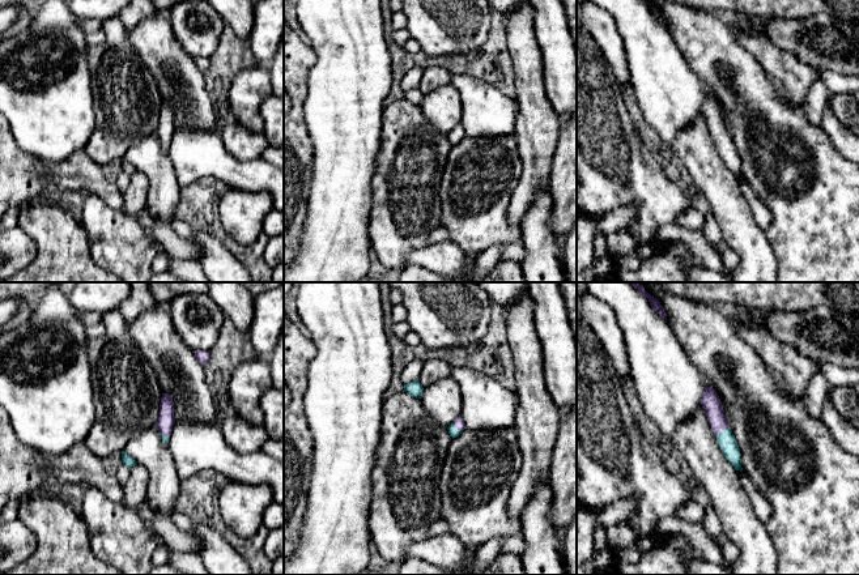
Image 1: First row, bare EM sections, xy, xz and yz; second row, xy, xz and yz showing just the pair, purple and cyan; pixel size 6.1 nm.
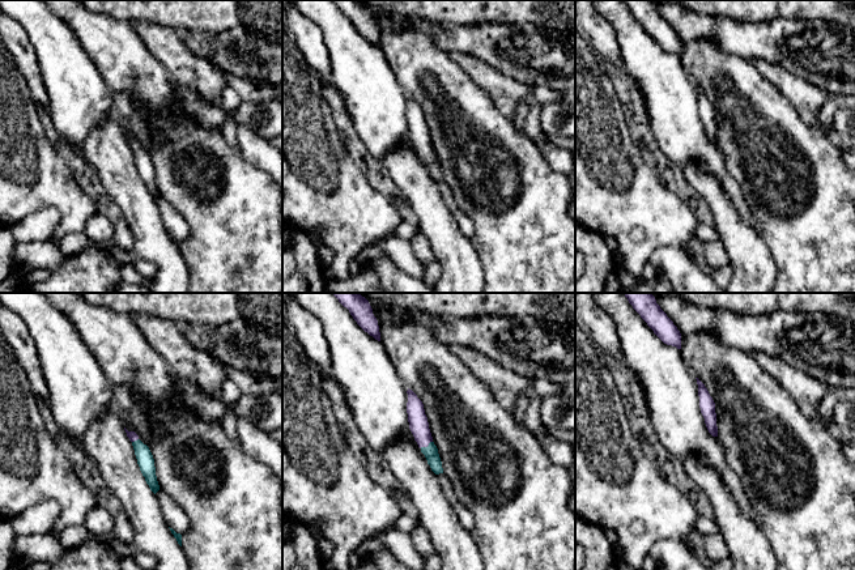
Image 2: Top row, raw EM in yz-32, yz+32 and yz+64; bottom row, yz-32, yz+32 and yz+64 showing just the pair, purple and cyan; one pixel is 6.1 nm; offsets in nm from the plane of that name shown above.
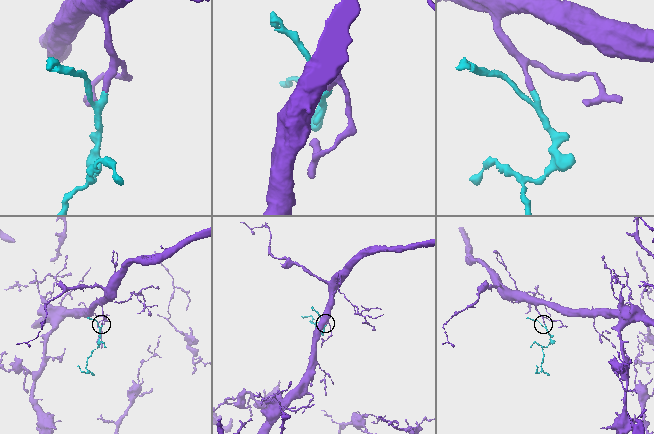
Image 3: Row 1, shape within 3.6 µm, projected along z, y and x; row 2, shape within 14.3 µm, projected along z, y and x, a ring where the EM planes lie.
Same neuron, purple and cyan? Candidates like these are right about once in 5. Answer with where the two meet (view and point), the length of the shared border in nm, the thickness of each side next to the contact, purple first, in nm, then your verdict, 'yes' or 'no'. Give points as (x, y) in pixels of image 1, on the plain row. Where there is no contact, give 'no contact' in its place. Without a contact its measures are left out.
meets purple in yz at (722, 137); contact 100 nm long; 120 nm thick on the purple side, 110 nm on the other; yes

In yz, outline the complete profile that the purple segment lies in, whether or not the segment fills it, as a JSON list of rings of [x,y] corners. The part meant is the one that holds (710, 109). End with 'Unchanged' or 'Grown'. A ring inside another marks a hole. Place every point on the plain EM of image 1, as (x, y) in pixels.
[[[705,94],[701,112],[705,116],[714,141],[716,142],[716,149],[724,165],[736,178],[743,178],[740,156],[727,129],[720,106],[714,95]]]. Grown

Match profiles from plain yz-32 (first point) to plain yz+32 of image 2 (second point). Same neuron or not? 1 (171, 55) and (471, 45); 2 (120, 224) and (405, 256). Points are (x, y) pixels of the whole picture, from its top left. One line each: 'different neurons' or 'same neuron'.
1: different neurons
2: different neurons

